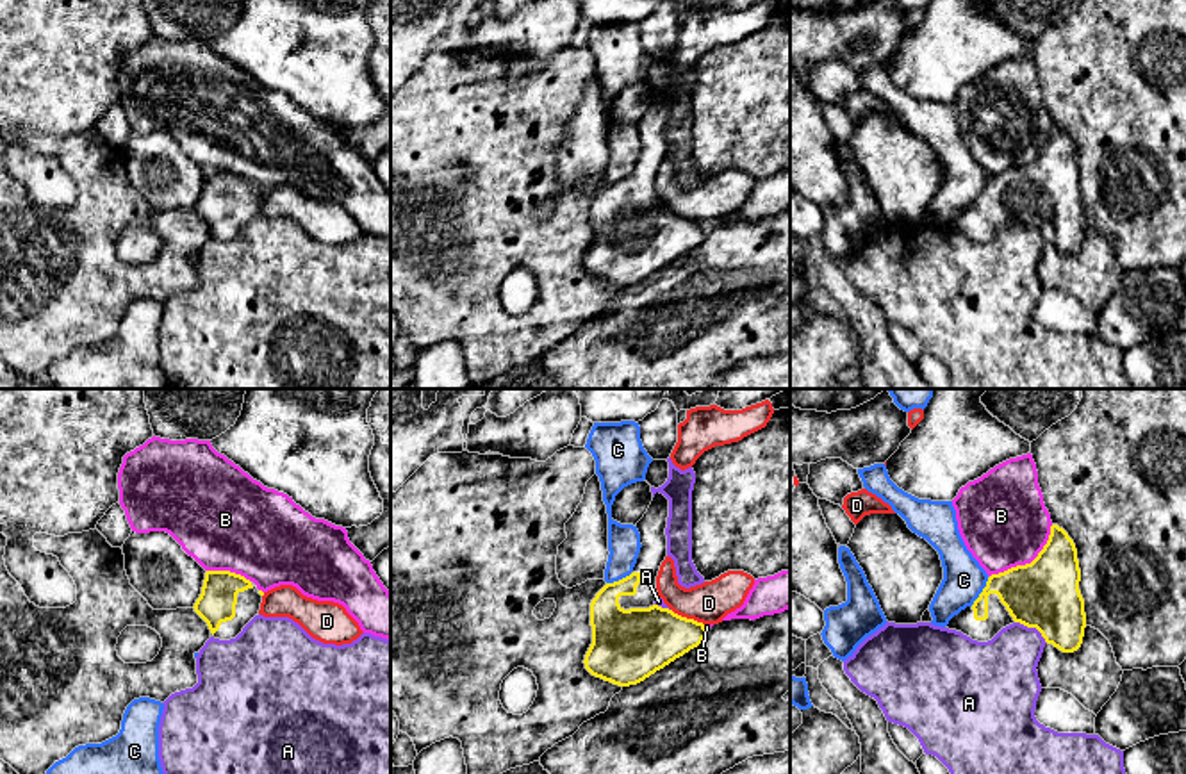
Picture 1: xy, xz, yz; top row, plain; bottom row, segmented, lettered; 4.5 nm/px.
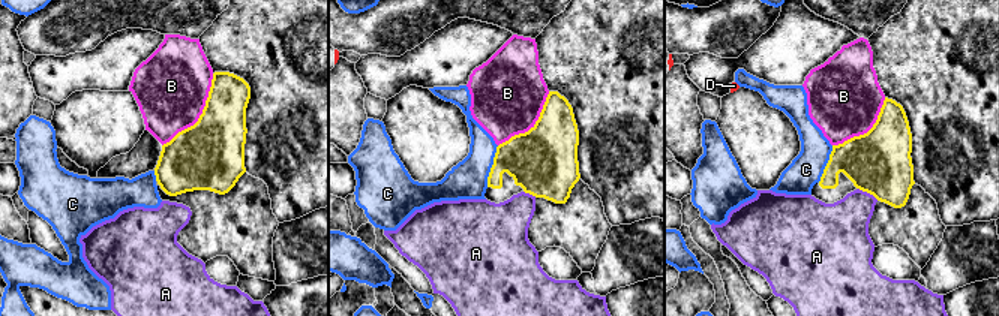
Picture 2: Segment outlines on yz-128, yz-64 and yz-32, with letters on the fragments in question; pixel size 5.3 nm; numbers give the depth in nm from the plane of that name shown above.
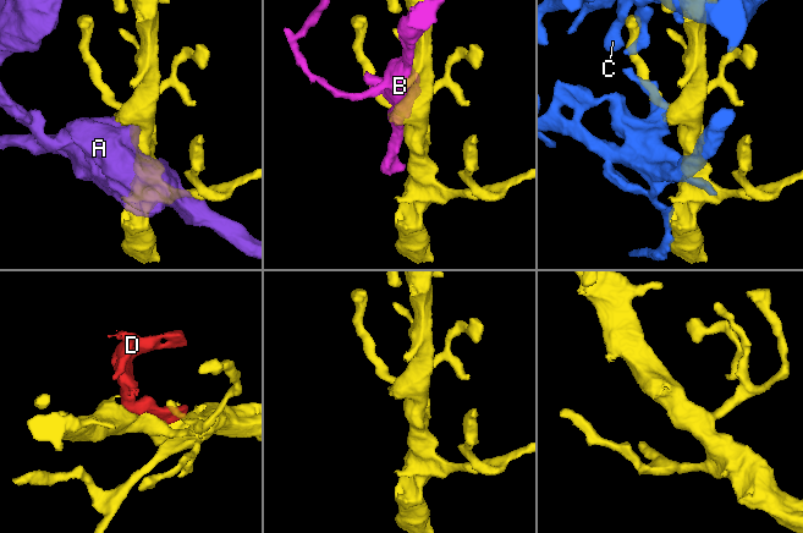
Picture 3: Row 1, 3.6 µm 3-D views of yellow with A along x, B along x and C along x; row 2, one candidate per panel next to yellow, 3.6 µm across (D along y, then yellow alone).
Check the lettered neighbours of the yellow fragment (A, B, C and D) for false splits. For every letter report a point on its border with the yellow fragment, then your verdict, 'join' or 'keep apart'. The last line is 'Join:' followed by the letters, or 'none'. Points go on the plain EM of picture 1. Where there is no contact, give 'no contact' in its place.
A: contact yz (1033, 227); keep apart
B: contact yz (1028, 164); keep apart
C: contact yz (981, 193); keep apart
D: contact xz (685, 218); keep apart
Join: none

